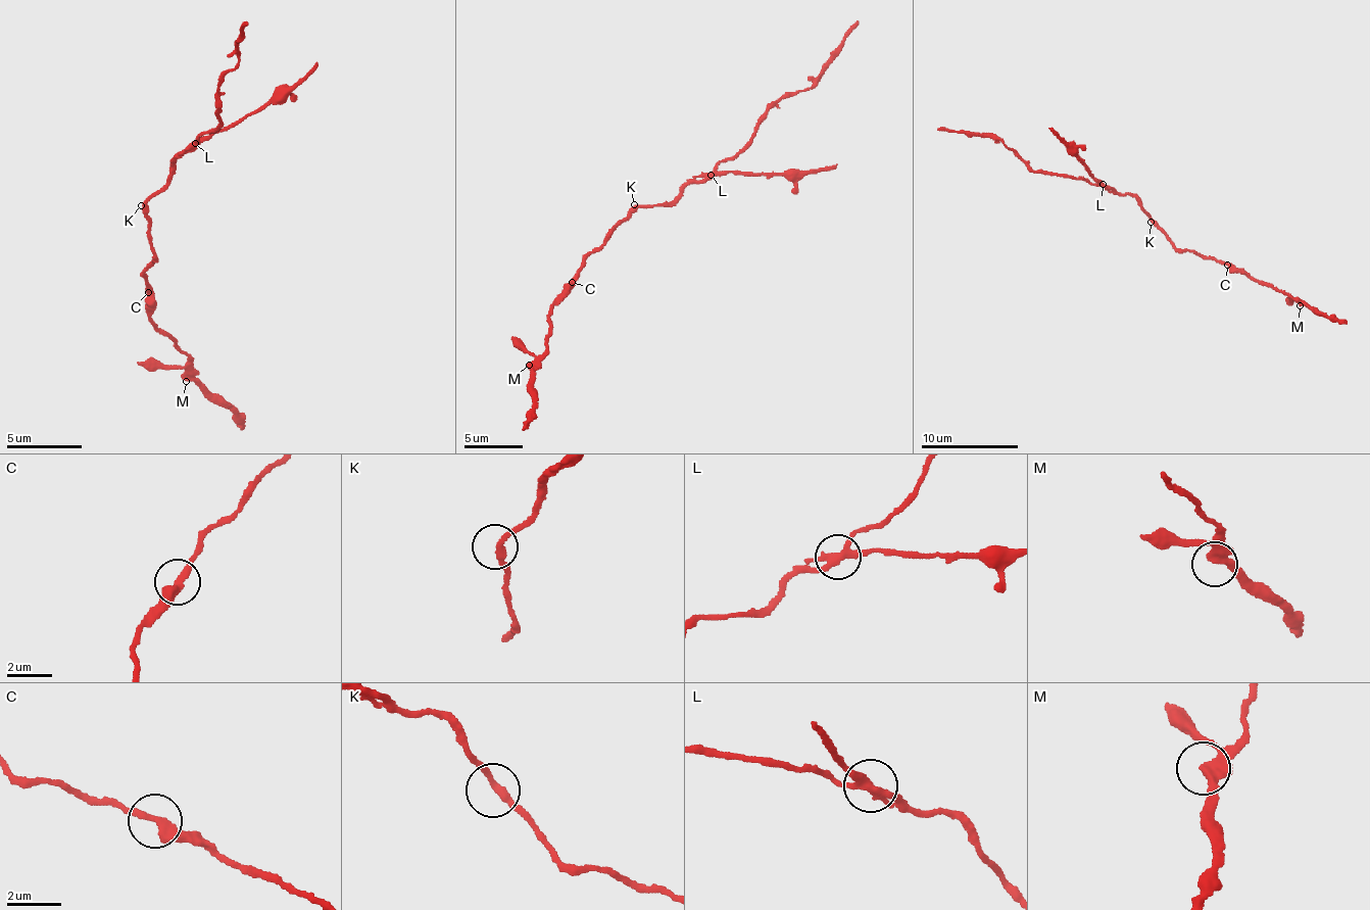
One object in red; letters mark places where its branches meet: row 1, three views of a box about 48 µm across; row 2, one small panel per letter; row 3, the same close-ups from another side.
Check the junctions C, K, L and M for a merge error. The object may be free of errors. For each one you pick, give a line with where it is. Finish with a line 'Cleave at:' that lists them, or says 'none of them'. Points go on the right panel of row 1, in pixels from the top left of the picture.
L: place (1103, 184)
Cleave at: L

